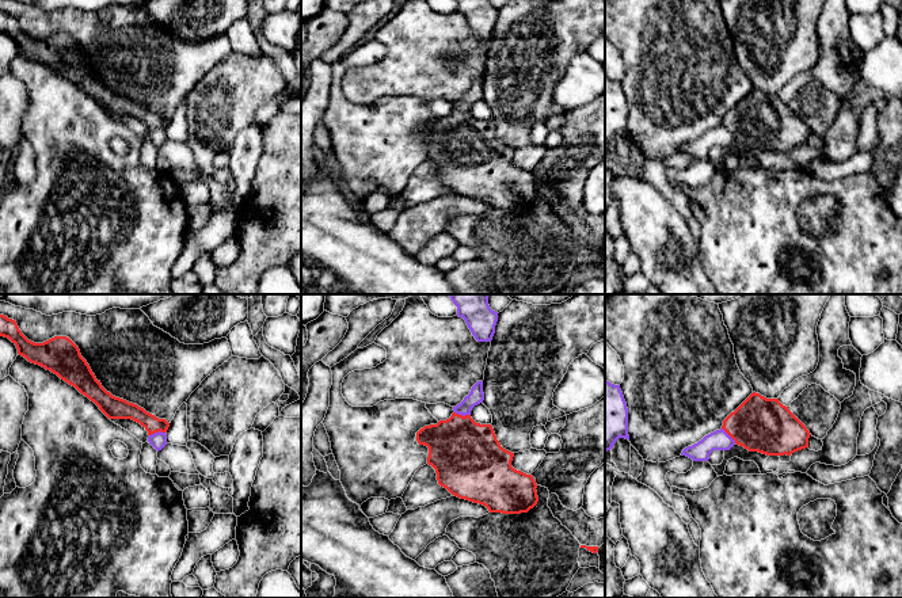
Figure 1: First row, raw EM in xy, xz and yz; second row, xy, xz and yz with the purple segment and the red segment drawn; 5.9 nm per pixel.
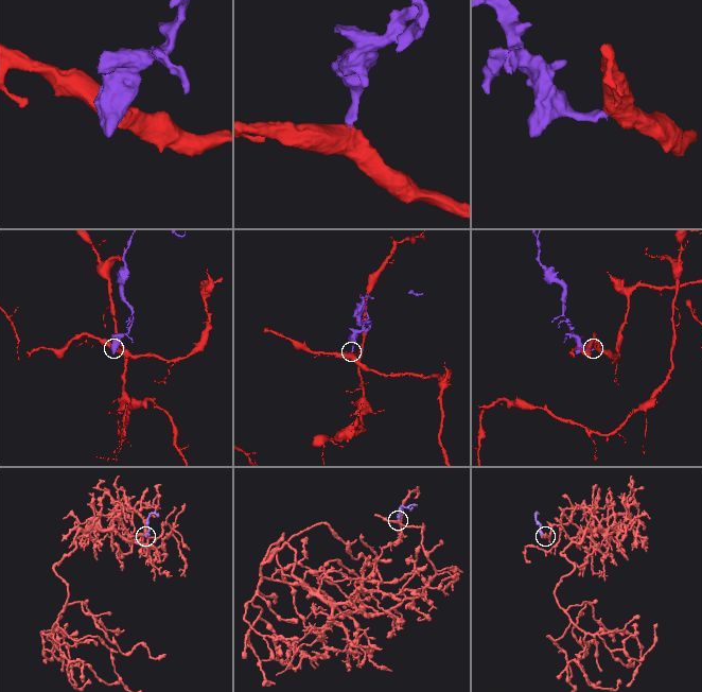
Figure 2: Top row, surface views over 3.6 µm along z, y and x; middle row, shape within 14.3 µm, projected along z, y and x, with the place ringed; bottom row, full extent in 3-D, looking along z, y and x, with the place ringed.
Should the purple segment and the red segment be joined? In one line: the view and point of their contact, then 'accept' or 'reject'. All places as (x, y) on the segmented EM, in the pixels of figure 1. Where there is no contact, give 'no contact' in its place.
contact xy (156, 433); reject

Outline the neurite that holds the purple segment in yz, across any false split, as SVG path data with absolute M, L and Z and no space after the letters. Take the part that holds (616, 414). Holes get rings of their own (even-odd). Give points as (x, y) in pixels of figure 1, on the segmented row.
M605 380L605 452L610 450L619 438L629 441L628 408L620 385Z

